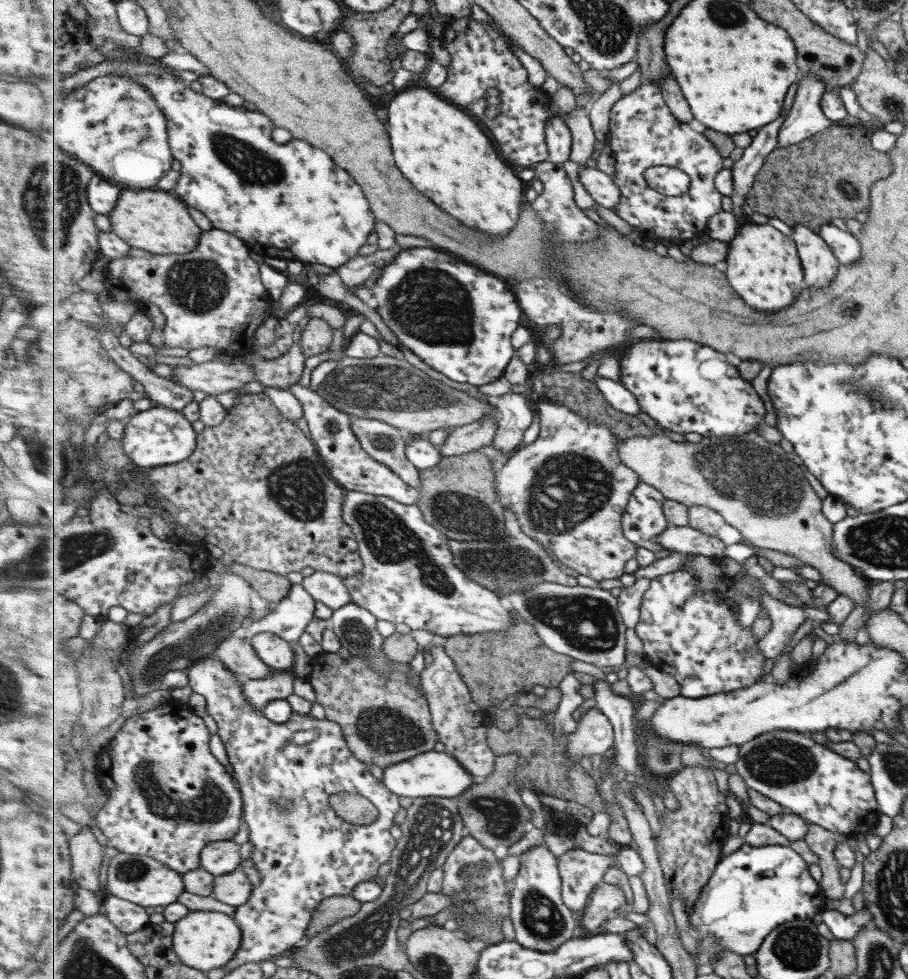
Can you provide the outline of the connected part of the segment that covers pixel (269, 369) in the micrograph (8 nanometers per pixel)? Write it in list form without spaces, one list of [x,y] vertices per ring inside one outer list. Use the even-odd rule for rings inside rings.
[[[311,312],[307,314],[307,319],[302,322],[295,332],[294,345],[291,350],[279,358],[267,360],[257,356],[254,352],[245,355],[245,361],[257,371],[257,380],[261,385],[271,388],[283,388],[289,390],[291,384],[297,384],[303,374],[305,374],[305,366],[307,366],[307,355],[301,347],[301,334],[306,328],[306,324],[311,321],[313,316]]]

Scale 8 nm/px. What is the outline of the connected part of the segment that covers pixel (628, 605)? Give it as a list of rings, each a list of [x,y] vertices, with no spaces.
[[[647,577],[636,579],[632,586],[622,589],[621,594],[618,596],[618,606],[623,615],[625,624],[629,629],[634,629],[641,621],[643,600],[647,590],[650,590],[651,584],[652,580]]]

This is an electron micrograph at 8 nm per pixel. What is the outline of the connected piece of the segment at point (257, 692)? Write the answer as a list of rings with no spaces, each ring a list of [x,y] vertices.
[[[275,672],[272,678],[243,679],[247,702],[251,702],[257,710],[263,712],[270,702],[289,698],[294,693],[296,678],[293,672]]]

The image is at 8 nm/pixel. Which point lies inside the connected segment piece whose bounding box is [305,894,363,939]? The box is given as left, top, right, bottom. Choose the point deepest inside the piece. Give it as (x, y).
(332, 910)

